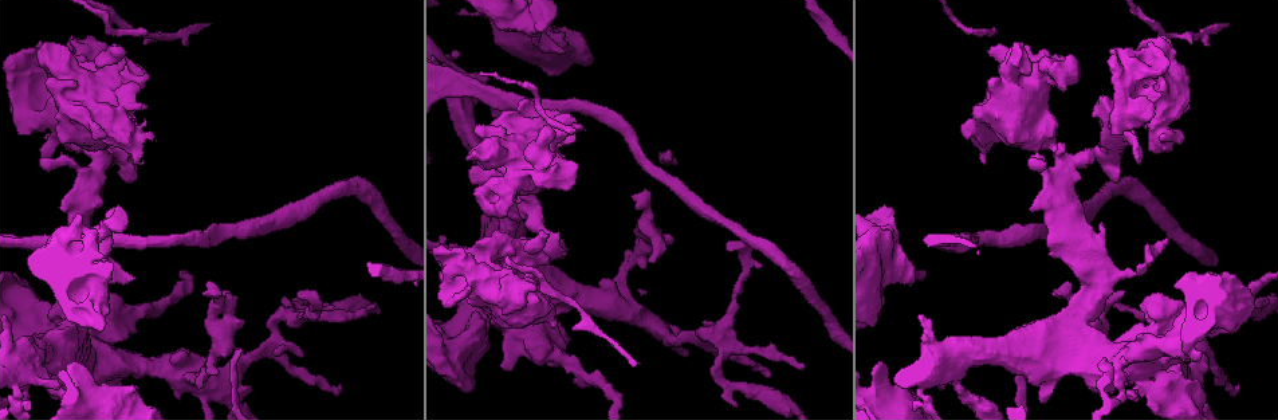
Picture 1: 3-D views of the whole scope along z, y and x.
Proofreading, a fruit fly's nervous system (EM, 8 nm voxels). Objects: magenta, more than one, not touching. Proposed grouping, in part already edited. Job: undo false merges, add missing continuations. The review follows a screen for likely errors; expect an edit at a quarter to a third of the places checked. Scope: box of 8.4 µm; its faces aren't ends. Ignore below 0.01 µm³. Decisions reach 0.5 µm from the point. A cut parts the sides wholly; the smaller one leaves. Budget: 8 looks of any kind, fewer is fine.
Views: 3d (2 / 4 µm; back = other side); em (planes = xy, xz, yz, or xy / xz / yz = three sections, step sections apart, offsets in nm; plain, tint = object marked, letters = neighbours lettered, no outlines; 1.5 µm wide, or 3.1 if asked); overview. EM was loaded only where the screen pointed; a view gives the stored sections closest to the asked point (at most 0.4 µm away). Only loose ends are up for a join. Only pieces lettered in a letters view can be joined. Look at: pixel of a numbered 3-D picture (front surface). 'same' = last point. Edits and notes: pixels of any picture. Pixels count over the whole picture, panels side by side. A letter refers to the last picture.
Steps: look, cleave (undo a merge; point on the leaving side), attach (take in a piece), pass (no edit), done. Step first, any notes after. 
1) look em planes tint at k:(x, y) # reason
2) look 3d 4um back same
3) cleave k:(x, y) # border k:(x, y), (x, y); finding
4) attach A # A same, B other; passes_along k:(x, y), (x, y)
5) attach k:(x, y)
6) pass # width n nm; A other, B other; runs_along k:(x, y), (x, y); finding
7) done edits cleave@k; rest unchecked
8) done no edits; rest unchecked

look 3d 4um at 1:(211, 23) # free end

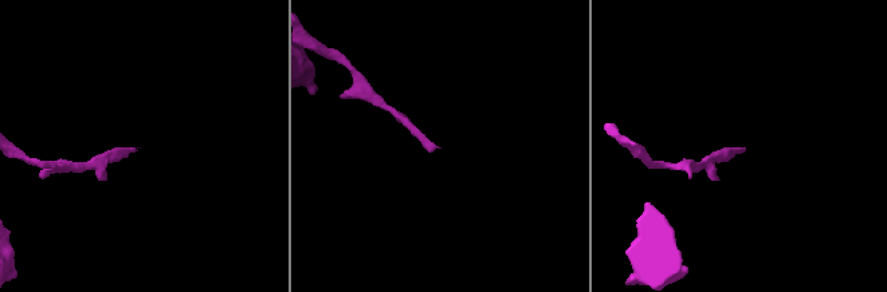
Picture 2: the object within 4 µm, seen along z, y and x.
look em planes letters at 2:(741, 149) # now the EM

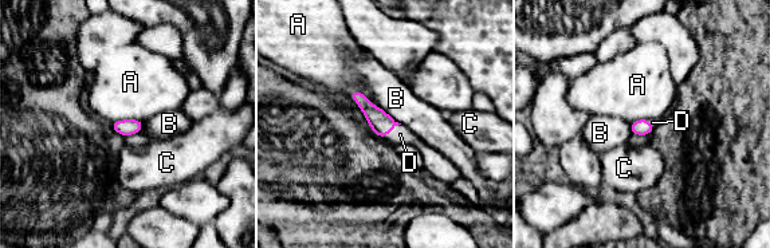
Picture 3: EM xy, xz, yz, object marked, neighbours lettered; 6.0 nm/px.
pass # A other, B other, C other, D other; none of them fits

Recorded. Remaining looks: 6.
look 3d 4um at 1:(458, 250)

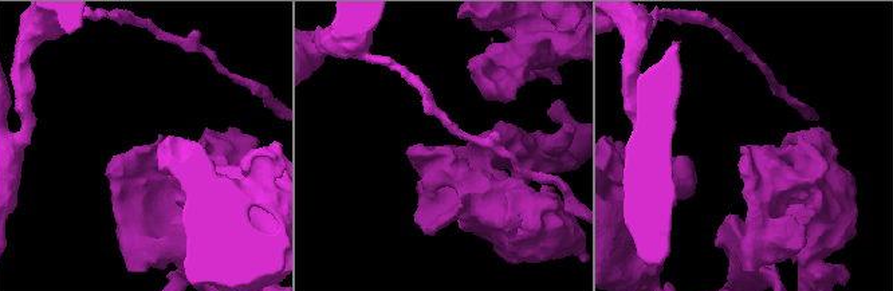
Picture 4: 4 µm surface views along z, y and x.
look em planes tint at 4:(444, 153) # shape alone is not enough

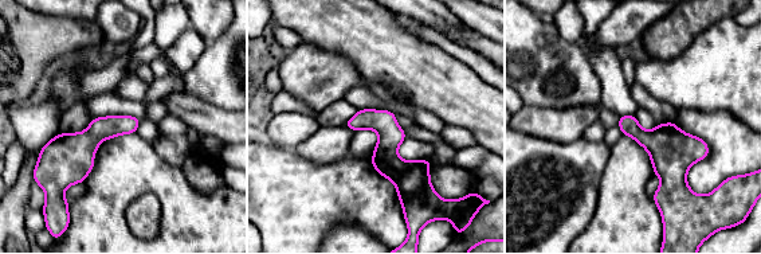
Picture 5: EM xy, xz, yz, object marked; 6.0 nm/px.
look em planes letters same

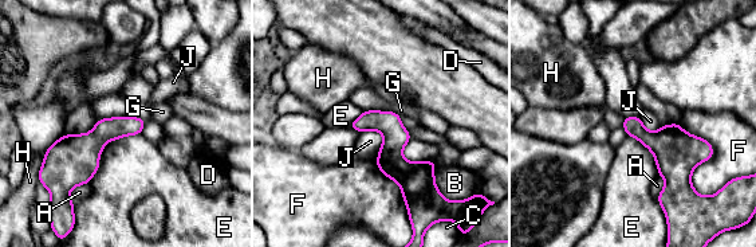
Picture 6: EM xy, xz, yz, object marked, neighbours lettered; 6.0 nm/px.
pass # longest_contact F 460 nm; A other, B other, C other, D other, E other, F other, G other, H other, J other; runs_along 6:(365, 114), (392, 136), (409, 202); all the same neuron

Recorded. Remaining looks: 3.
look 3d 4um at 1:(214, 374) # free end

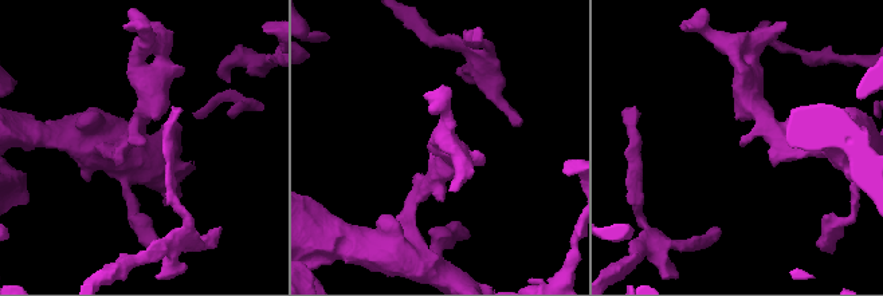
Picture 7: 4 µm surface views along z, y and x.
look em planes letters at 7:(140, 145) # arm_widths 180, 340 nm; now the EM

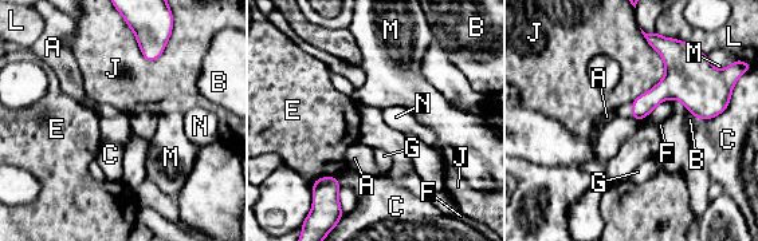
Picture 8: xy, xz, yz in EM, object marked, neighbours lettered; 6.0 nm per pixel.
pass # width 120 nm; A other, B other, C other, E other, F other, G other, J other, L other, M other, N other; border 8:(632, 117), (637, 121); none of them fits

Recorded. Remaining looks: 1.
done no edits; rest unchecked

